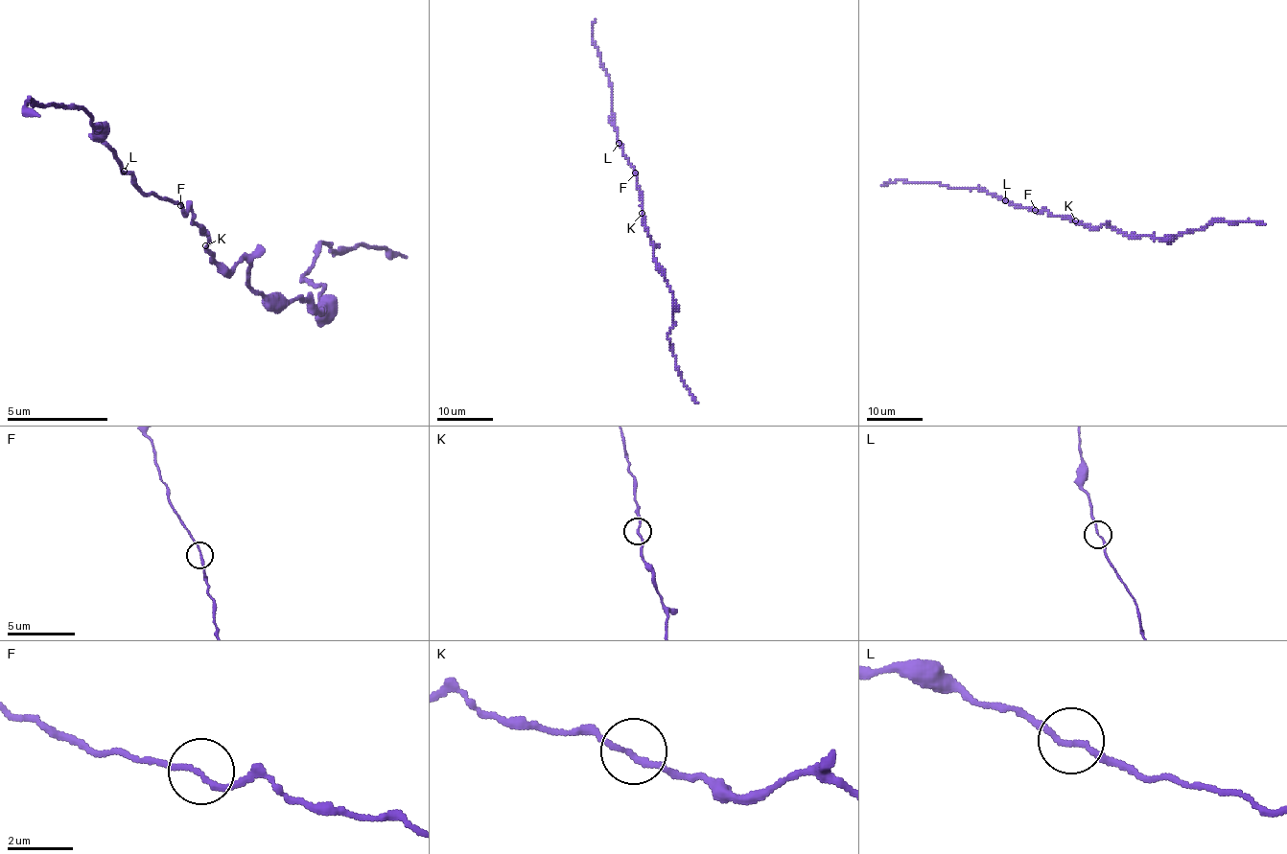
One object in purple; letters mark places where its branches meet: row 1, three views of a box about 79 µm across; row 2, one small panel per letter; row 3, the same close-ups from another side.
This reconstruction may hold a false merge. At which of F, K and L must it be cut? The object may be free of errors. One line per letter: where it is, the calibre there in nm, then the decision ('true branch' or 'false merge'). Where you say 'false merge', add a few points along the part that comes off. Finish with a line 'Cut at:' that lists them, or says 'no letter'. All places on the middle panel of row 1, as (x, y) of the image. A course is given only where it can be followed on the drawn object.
F: (635, 173) | 150 nm | true branch
K: (642, 213) | 160 nm | true branch
L: (619, 143) | 140 nm | true branch
Cut at: no letter

